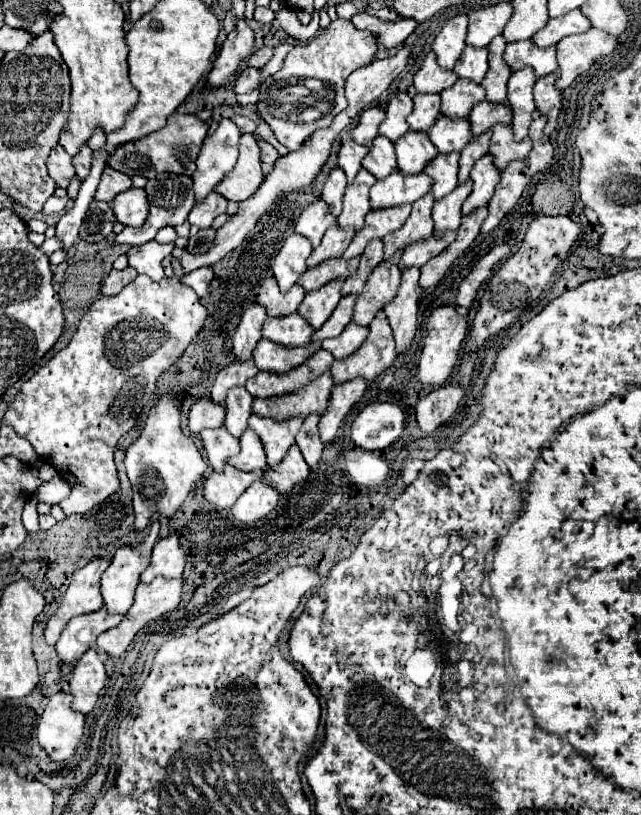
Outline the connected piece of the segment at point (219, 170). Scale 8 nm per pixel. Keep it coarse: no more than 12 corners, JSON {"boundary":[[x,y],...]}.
{"boundary":[[222,119],[196,159],[194,205],[234,167],[240,129]]}

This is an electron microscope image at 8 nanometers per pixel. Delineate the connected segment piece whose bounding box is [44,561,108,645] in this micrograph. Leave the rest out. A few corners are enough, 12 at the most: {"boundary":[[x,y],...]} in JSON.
{"boundary":[[108,561],[78,569],[44,635],[56,645],[72,617],[102,609],[100,575]]}

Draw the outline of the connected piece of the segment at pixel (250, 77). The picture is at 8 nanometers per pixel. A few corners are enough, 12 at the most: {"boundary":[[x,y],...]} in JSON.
{"boundary":[[248,67],[236,77],[236,93],[252,93],[262,83],[260,69]]}

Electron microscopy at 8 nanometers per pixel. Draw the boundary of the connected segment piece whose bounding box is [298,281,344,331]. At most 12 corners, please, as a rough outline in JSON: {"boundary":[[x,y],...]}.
{"boundary":[[344,281],[306,293],[300,305],[304,317],[318,331],[334,313]]}

